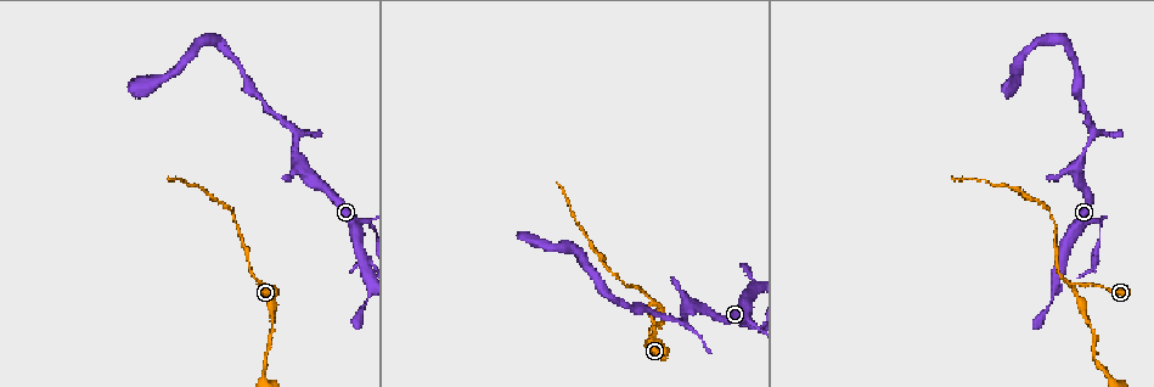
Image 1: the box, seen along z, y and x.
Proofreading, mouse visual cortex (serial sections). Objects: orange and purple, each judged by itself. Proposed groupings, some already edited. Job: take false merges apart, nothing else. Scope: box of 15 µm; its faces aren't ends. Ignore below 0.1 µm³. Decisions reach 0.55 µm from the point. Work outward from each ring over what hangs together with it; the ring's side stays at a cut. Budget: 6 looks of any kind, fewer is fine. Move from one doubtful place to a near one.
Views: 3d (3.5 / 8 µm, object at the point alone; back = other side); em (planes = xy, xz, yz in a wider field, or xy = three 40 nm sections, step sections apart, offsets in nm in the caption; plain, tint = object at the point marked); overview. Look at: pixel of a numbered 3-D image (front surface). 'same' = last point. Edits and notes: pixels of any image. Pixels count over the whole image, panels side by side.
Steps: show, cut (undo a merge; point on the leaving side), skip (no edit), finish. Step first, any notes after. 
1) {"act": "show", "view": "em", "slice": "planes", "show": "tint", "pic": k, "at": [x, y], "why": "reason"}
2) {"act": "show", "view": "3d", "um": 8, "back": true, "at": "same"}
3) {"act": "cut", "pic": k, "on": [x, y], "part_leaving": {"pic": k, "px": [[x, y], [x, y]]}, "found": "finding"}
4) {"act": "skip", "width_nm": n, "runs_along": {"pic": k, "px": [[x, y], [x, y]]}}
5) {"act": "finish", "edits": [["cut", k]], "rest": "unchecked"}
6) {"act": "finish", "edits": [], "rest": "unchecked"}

{"act": "show", "view": "3d", "um": 3.5, "pic": 1, "at": [1074, 282], "why": "branch point"}

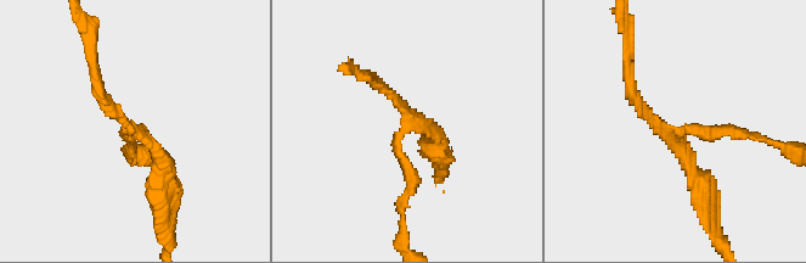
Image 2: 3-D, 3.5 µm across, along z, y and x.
{"act": "show", "view": "em", "slice": "xy", "step": 2, "show": "plain", "pic": 2, "at": [132, 133], "why": "now the EM"}

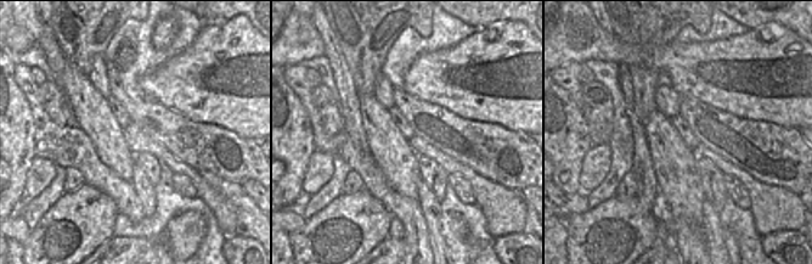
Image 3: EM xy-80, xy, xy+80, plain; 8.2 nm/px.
{"act": "show", "view": "em", "slice": "xy", "step": 2, "show": "tint", "at": "same", "why": "where the object lies"}

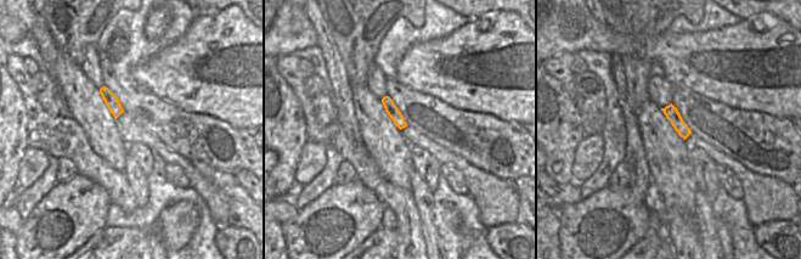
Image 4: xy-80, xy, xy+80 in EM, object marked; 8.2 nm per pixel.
{"act": "skip", "runs_along": {"pic": 2, "px": [[750, 135], [678, 132], [704, 195]]}, "found": "one cell here"}

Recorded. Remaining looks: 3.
{"act": "show", "view": "3d", "um": 3.5, "pic": 1, "at": [653, 336], "why": "calibre changes"}

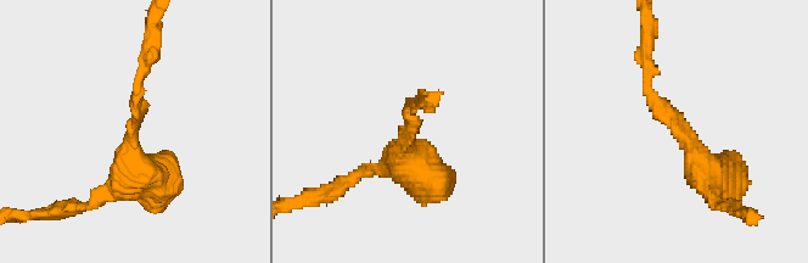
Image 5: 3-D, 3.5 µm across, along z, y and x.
{"act": "show", "view": "em", "slice": "xy", "step": 3, "show": "tint", "pic": 5, "at": [130, 131], "arm_widths_nm": [150, 500], "why": "now the EM"}

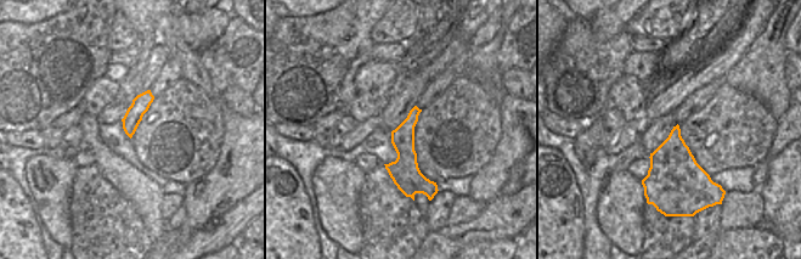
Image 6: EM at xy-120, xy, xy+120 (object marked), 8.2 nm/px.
{"act": "skip", "runs_along": {"pic": 6, "px": [[416, 111], [406, 128], [411, 191]]}, "found": "one cell here"}

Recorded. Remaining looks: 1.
{"act": "finish", "edits": [], "rest": "unchecked"}

